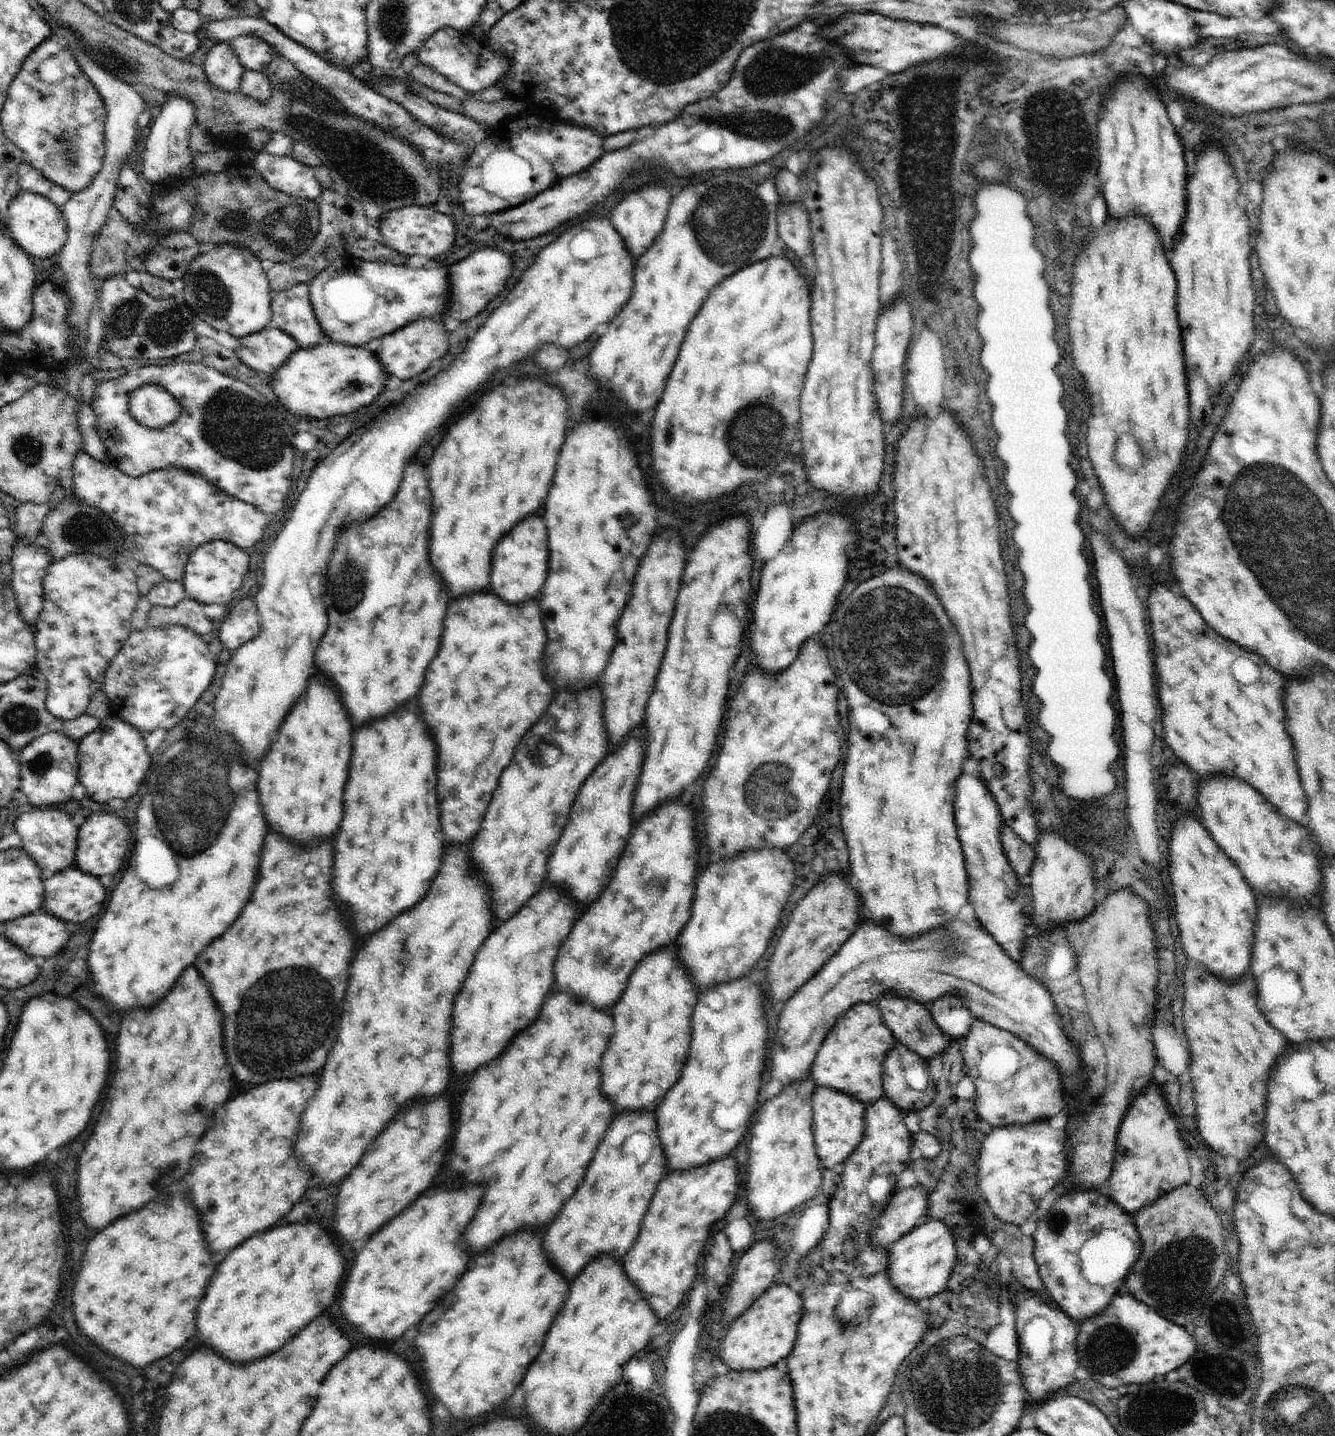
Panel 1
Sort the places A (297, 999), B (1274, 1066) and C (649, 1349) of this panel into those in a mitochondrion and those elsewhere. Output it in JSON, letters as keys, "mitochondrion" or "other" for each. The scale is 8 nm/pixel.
{"A":"mitochondrion","B":"other","C":"other"}

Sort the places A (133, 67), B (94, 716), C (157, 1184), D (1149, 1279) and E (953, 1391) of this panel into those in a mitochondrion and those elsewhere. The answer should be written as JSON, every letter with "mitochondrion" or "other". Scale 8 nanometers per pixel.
{"A":"mitochondrion","B":"other","C":"other","D":"mitochondrion","E":"mitochondrion"}

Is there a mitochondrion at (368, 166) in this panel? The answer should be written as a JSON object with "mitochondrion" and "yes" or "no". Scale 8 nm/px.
{"mitochondrion":"yes"}

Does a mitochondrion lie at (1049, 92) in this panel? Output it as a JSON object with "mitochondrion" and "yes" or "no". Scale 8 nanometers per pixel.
{"mitochondrion":"yes"}

